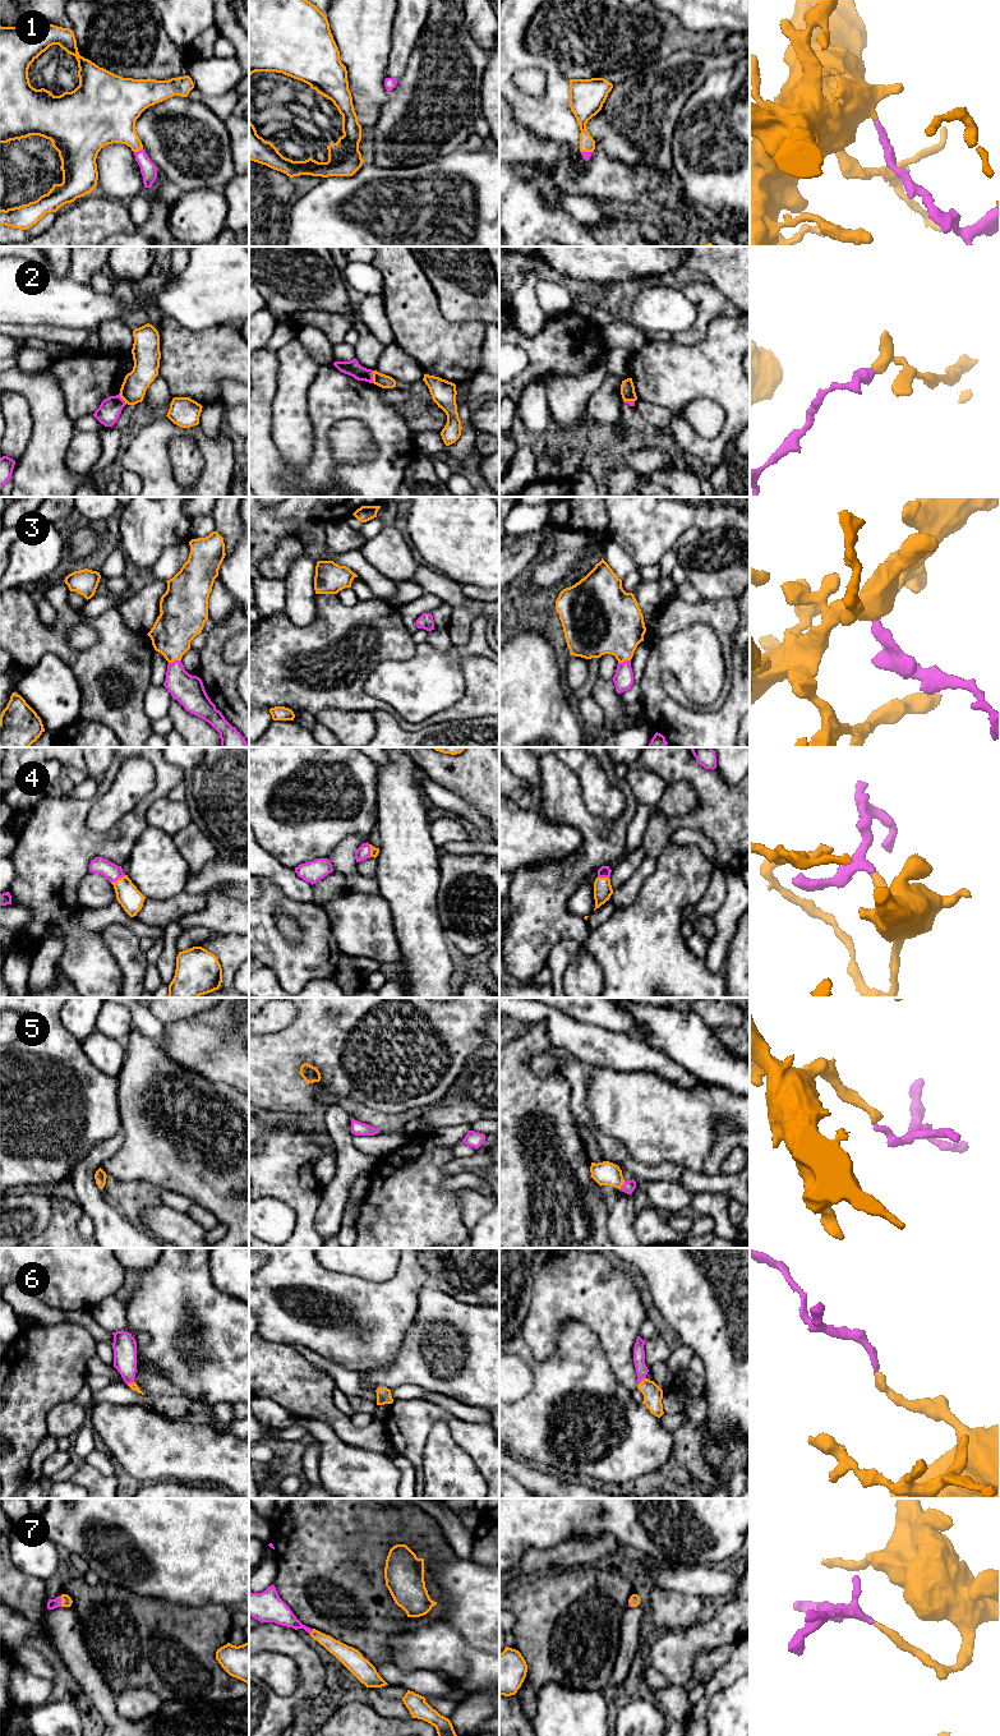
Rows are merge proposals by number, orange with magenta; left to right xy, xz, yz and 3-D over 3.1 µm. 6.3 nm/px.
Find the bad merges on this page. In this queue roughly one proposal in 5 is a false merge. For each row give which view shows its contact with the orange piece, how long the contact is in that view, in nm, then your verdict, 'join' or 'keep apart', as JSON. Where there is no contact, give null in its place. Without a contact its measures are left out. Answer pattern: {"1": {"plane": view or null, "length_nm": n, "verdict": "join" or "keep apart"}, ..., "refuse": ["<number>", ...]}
{"1": {"plane": "xy", "length_nm": 60, "verdict": "join"}, "2": {"plane": "xz", "length_nm": 80, "verdict": "keep apart"}, "3": {"plane": "xy", "length_nm": 80, "verdict": "join"}, "4": {"plane": "xy", "length_nm": 110, "verdict": "join"}, "5": {"plane": "yz", "length_nm": 60, "verdict": "join"}, "6": {"plane": "yz", "length_nm": 60, "verdict": "join"}, "7": {"plane": "xy", "length_nm": 70, "verdict": "join"}, "refuse": ["2"]}

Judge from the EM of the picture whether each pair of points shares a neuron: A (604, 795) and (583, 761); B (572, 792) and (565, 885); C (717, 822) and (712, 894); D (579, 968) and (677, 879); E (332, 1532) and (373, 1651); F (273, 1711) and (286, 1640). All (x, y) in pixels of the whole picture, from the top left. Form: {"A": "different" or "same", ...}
{"A": "same", "B": "same", "C": "different", "D": "different", "E": "same", "F": "same"}

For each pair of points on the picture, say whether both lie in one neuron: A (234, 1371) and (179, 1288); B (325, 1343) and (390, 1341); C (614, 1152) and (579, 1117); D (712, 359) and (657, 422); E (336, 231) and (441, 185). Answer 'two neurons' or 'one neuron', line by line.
A: one neuron
B: one neuron
C: one neuron
D: two neurons
E: one neuron

